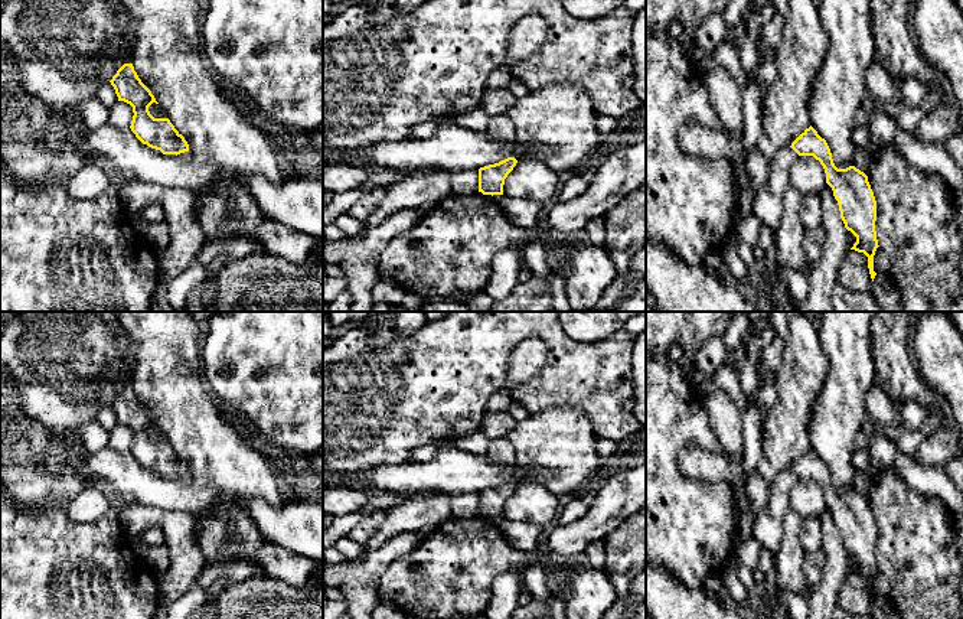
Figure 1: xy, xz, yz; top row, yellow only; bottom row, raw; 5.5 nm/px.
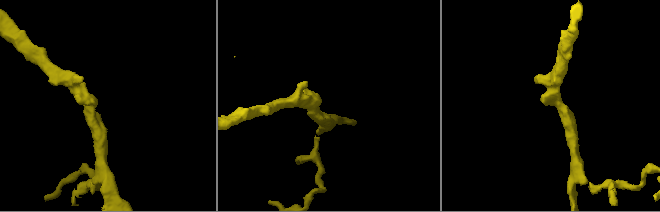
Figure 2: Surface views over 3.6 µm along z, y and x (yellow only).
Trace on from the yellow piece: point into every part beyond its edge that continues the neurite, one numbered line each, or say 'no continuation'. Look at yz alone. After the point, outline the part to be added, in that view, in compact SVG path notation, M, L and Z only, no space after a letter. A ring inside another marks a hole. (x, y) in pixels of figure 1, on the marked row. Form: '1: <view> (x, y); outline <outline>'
1: yz (769, 205); outline M790 147L777 152L770 163L767 180L755 192L754 215L773 232L778 229L784 212L784 193L789 188L789 167L799 157Z

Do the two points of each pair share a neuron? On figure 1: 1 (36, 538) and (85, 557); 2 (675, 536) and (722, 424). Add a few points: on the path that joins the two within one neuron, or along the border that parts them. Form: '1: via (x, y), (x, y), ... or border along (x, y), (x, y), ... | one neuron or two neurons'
1: via (48, 550), (55, 557), (74, 557) | one neuron
2: border along (704, 404), (709, 424), (724, 453) | two neurons

